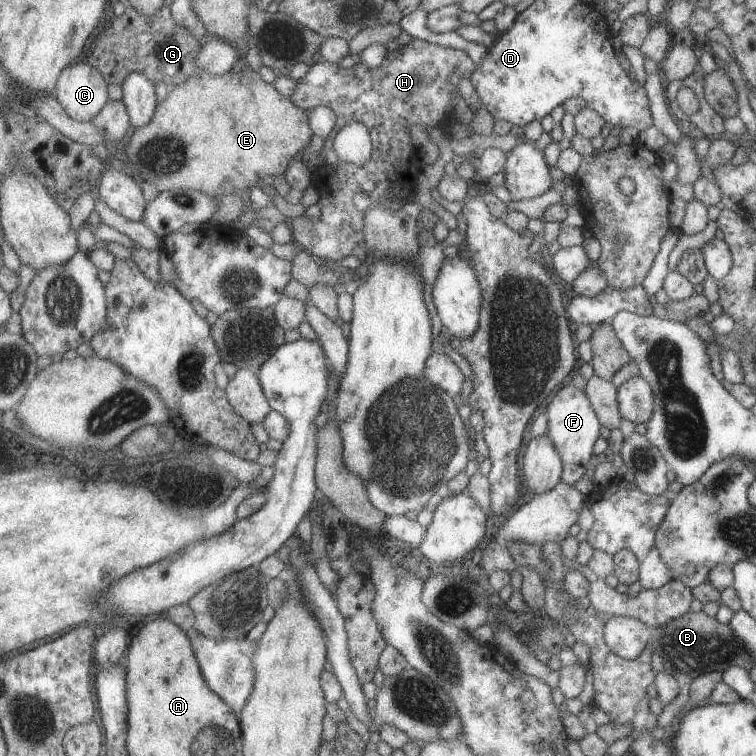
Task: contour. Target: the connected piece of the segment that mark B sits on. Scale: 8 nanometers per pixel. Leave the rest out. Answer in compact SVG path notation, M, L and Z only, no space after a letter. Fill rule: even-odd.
M687 611L685 614L668 620L666 623L650 629L651 652L661 657L663 671L678 682L677 696L662 708L661 716L657 718L659 726L666 730L672 729L677 721L679 710L688 700L688 688L691 680L703 673L719 671L722 673L729 666L740 666L750 670L753 662L745 652L744 646L738 638L732 635L730 626L716 621L715 617L709 617L702 611Z

